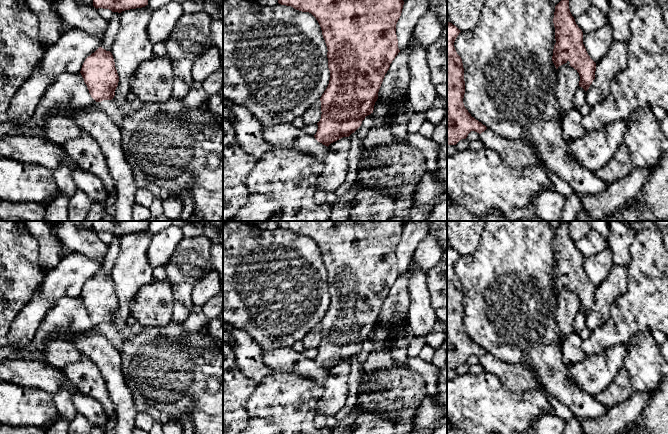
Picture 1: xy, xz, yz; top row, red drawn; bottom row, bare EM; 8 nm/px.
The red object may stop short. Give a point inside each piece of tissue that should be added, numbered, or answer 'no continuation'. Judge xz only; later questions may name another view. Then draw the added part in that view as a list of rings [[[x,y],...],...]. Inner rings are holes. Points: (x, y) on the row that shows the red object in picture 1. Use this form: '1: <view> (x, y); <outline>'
no continuation

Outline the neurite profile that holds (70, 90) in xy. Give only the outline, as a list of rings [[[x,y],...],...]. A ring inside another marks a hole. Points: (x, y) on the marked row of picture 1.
[[[63,73],[57,76],[57,80],[41,98],[34,114],[26,125],[30,132],[38,133],[42,119],[48,113],[50,107],[84,108],[94,103],[96,101],[91,97],[81,73]]]

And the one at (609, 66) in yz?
[[[613,41],[608,54],[596,64],[595,79],[585,97],[590,107],[608,96],[611,82],[627,66],[627,46],[628,41]]]

